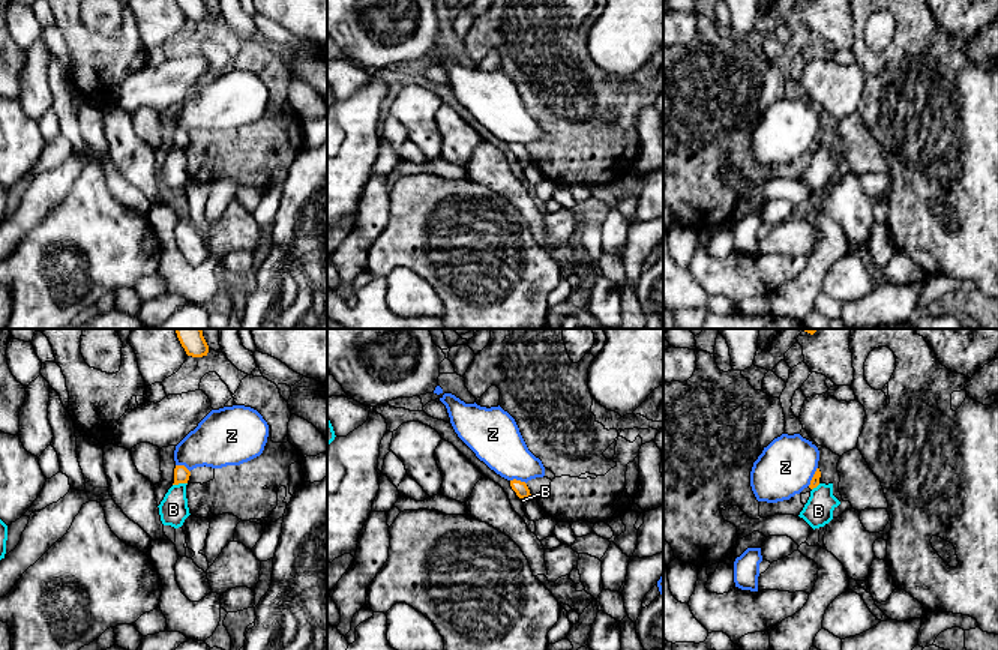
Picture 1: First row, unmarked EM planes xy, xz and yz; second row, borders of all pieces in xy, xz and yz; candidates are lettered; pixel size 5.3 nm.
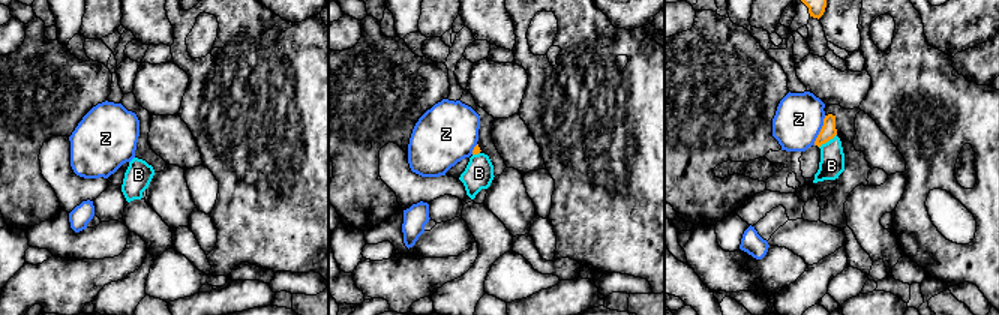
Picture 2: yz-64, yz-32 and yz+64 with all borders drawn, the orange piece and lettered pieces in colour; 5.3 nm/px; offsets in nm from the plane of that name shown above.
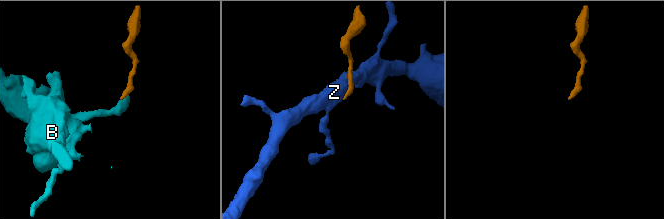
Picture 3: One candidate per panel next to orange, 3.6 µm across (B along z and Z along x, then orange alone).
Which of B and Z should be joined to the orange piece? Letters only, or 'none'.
none

